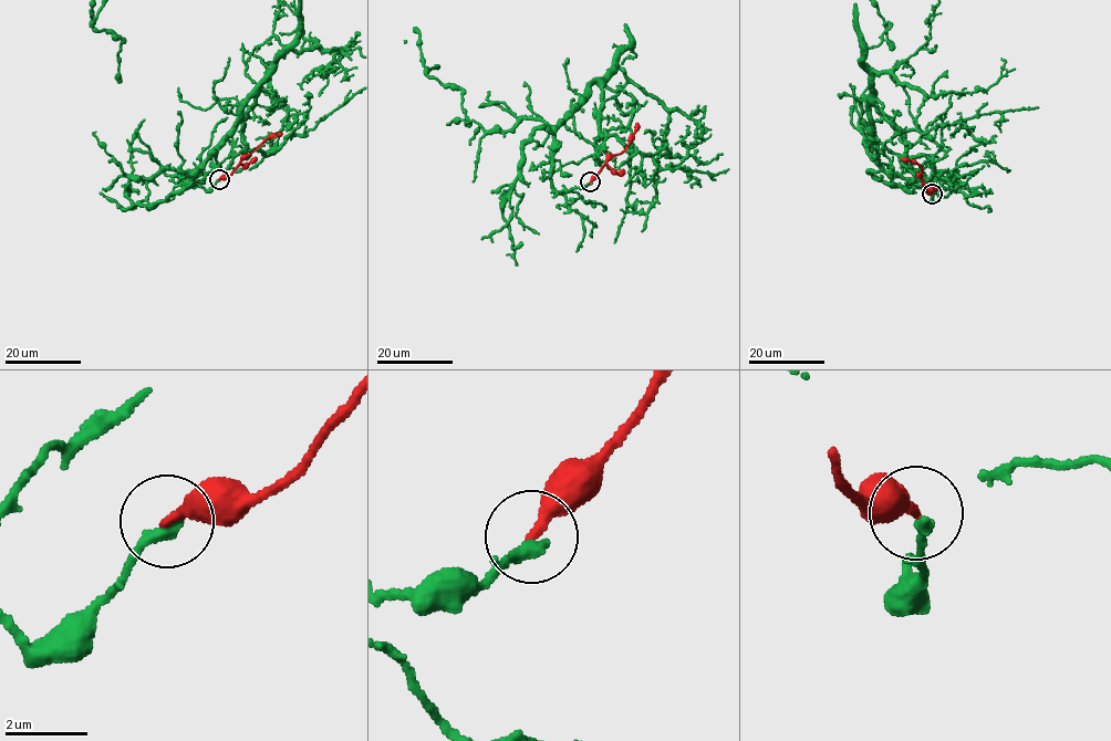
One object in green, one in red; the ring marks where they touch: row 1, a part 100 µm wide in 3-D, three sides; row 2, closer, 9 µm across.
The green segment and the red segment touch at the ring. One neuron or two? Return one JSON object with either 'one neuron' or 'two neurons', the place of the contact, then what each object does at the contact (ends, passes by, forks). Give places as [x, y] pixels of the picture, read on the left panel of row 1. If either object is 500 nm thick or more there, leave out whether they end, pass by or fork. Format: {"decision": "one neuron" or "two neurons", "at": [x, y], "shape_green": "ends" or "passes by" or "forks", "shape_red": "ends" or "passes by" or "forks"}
{"decision": "two neurons", "at": [219, 179], "shape_green": "ends", "shape_red": "ends"}

